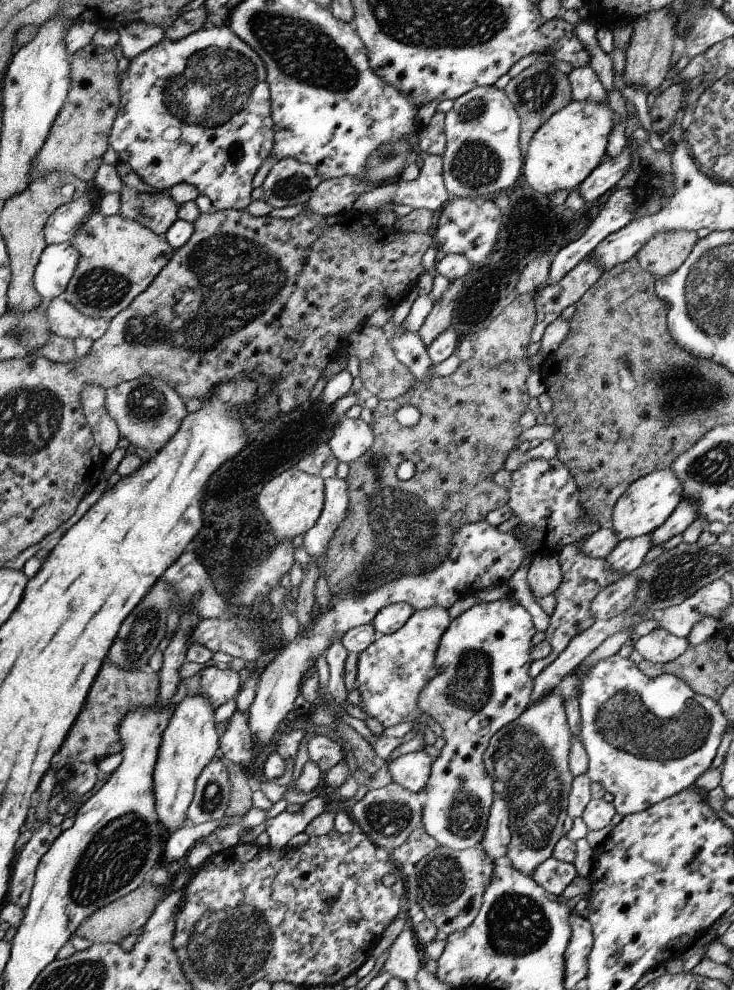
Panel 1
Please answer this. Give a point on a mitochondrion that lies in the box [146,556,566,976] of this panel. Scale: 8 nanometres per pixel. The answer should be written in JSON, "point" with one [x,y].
{"point":[516,925]}

